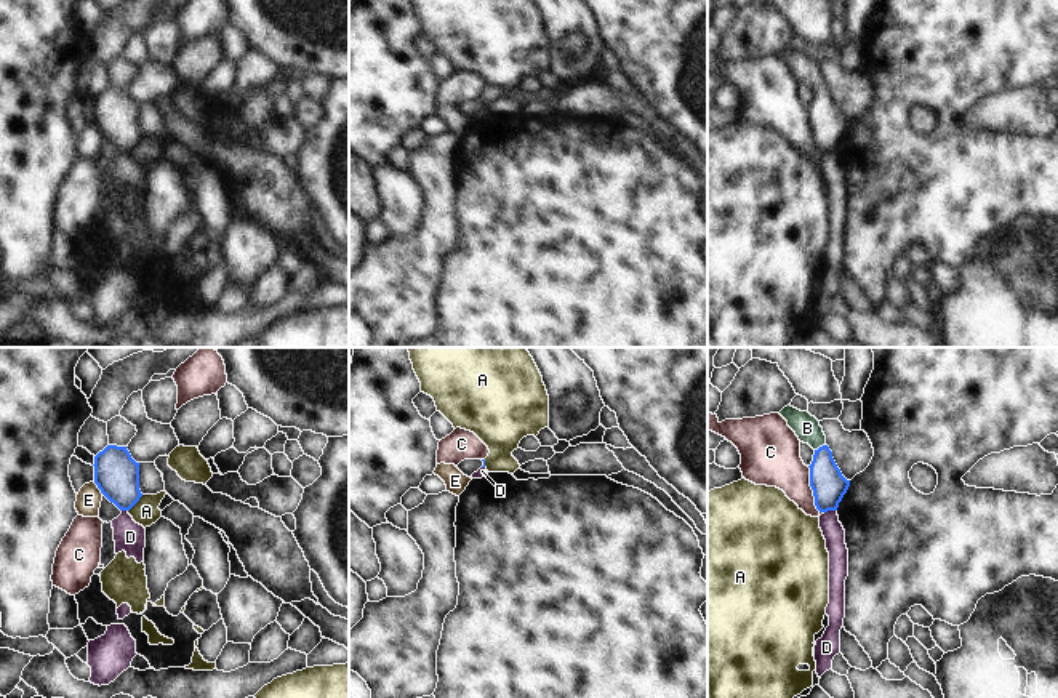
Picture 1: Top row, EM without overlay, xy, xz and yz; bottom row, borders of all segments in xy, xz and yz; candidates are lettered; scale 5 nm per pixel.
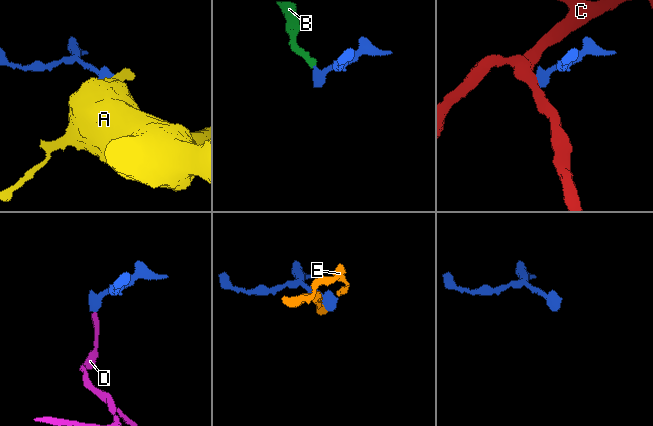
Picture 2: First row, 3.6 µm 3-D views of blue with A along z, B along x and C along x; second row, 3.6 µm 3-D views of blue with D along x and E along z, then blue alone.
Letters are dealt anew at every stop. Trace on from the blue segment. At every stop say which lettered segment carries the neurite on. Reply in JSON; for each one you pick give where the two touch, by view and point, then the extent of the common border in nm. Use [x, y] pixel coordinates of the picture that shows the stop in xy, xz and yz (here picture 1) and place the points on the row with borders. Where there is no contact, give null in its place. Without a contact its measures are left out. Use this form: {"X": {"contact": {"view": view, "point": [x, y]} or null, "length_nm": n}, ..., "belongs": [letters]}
{"B": {"contact": {"view": "yz", "point": [820, 447]}, "length_nm": 70}, "belongs": ["B"]}

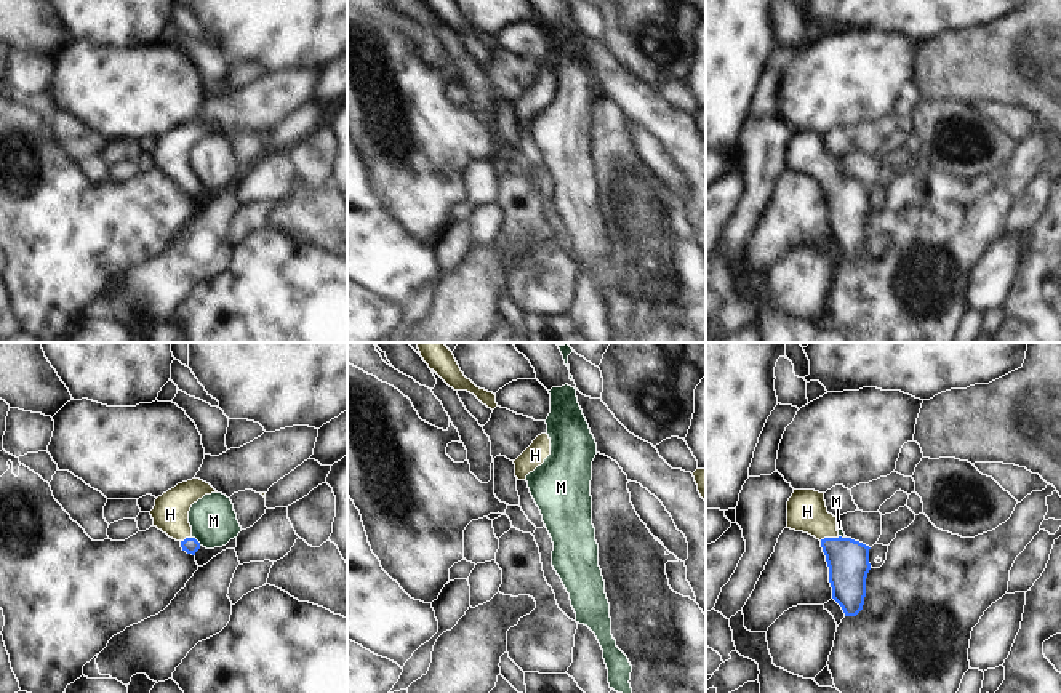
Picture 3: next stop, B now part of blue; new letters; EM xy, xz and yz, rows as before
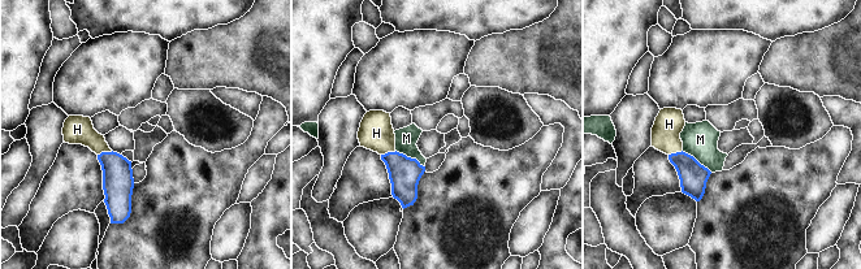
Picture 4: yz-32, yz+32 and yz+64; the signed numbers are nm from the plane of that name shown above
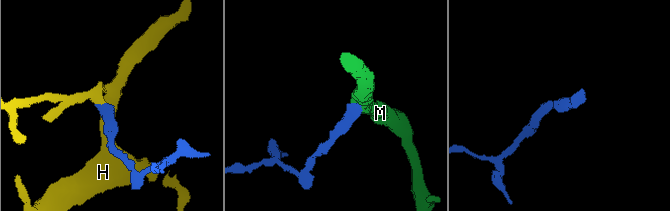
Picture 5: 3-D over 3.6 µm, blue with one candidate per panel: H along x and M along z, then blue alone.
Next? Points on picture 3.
{"H": {"contact": {"view": "yz", "point": [829, 538]}, "length_nm": 110}, "belongs": ["H"]}

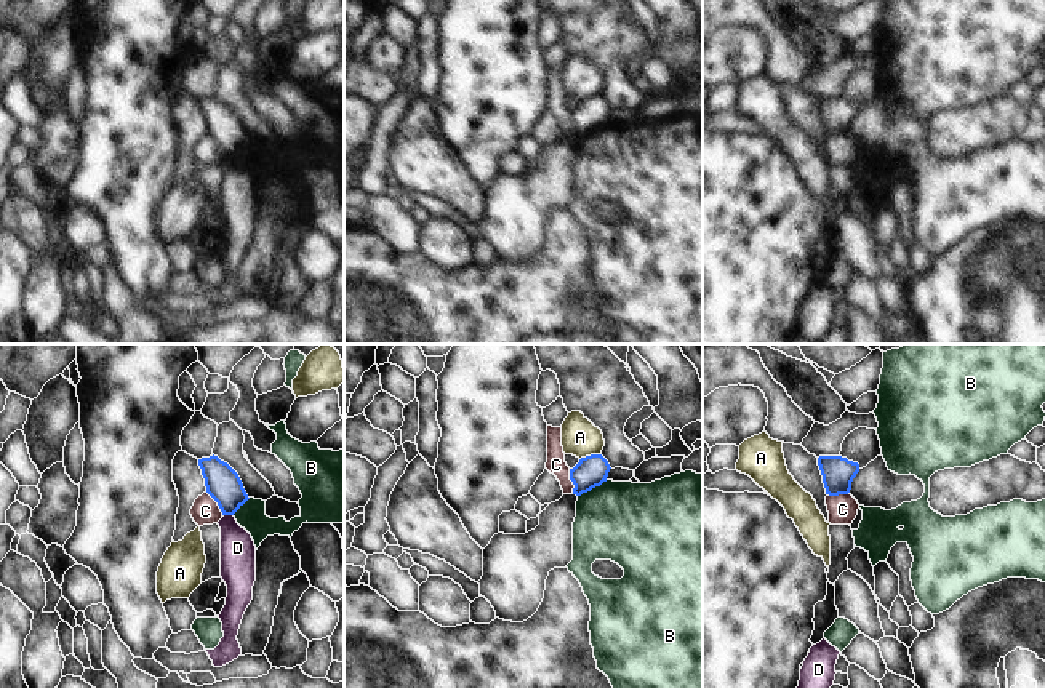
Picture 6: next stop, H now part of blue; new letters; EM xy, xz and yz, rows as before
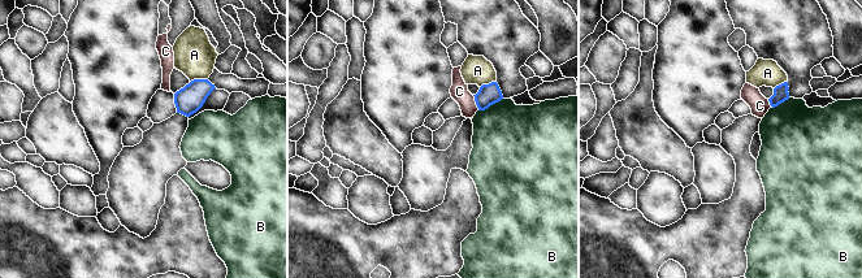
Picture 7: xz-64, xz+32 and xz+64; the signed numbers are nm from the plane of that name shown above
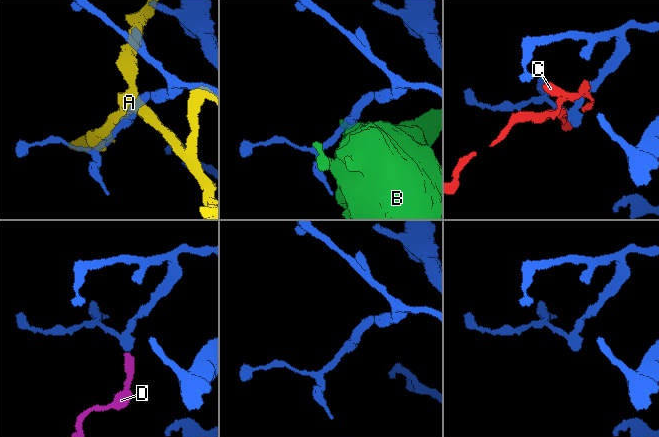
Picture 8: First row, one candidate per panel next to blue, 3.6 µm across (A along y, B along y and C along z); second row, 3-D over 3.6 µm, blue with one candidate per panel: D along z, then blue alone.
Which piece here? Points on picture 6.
{"belongs": []}

